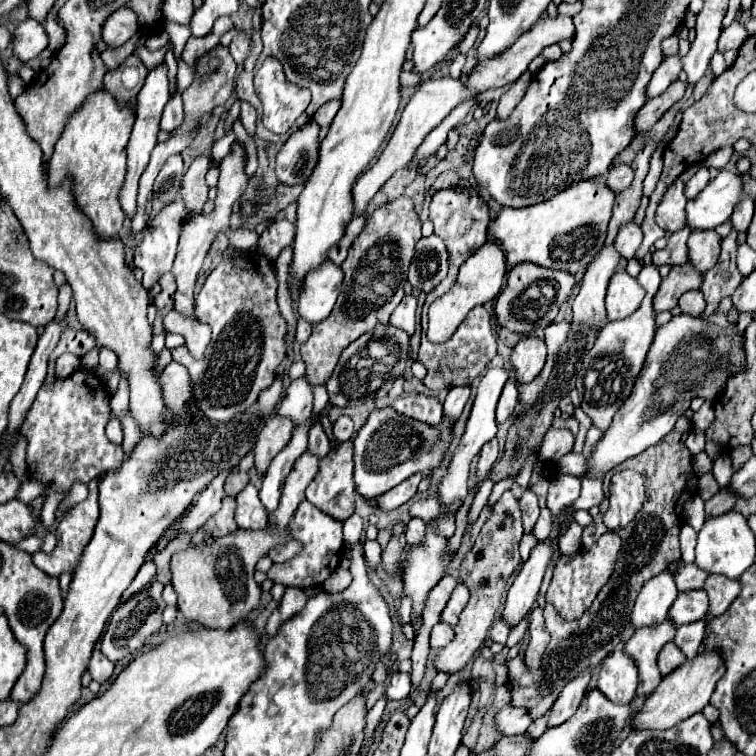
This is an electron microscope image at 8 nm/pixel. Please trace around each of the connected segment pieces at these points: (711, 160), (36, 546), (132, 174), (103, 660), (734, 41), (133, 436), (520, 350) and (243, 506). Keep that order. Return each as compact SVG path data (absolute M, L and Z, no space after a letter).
M732 146L730 148L718 148L712 156L708 156L708 160L704 160L704 166L706 168L724 168L726 162L730 160L732 152L734 152Z
M32 535L15 544L15 546L22 551L32 554L34 552L40 551L40 546L42 544L43 538L44 536L38 537L36 535Z
M158 64L154 66L148 76L146 76L146 82L138 94L138 114L136 114L136 122L134 122L134 128L132 128L132 134L130 134L130 142L128 142L128 174L126 174L126 180L120 188L120 208L124 210L126 218L132 218L134 212L136 212L136 188L138 188L138 182L140 182L140 176L142 172L146 170L148 166L148 158L150 158L150 152L152 148L156 146L156 134L158 134L158 124L160 124L160 118L162 118L162 108L164 104L168 102L170 94L168 94L168 76L166 76L168 68L166 64Z
M96 648L94 654L92 654L92 660L88 664L88 672L92 674L92 678L100 684L108 682L112 678L112 672L114 672L114 664Z
M732 22L728 28L722 30L722 36L718 40L718 52L726 52L726 50L738 50L740 44L744 44L744 40L748 38L746 28L740 22Z
M130 410L124 414L122 418L122 428L124 428L124 442L122 442L122 448L126 454L132 452L132 448L138 444L140 440L140 428L136 428L136 420L132 420L132 414Z
M526 336L520 338L518 344L512 348L512 370L516 372L516 378L522 384L532 382L546 362L546 344L538 336Z
M248 484L236 496L236 524L242 530L262 530L268 524L268 510L258 498L258 490Z

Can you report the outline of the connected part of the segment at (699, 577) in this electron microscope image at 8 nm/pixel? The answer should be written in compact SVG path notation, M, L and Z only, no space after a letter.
M682 564L678 568L678 572L674 574L674 582L678 586L678 592L698 590L698 588L702 588L706 576L708 574L704 574L696 564Z

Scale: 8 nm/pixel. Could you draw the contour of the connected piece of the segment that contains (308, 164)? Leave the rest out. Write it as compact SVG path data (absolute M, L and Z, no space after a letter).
M308 120L304 128L298 128L276 156L276 176L282 184L304 184L316 168L320 152L320 126Z

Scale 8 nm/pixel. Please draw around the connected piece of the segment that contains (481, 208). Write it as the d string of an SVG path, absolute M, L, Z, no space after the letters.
M446 188L432 196L430 220L434 222L434 234L444 240L450 256L448 258L450 270L440 284L452 284L452 278L456 278L460 264L464 264L464 260L488 240L488 224L490 224L488 206L472 188Z

